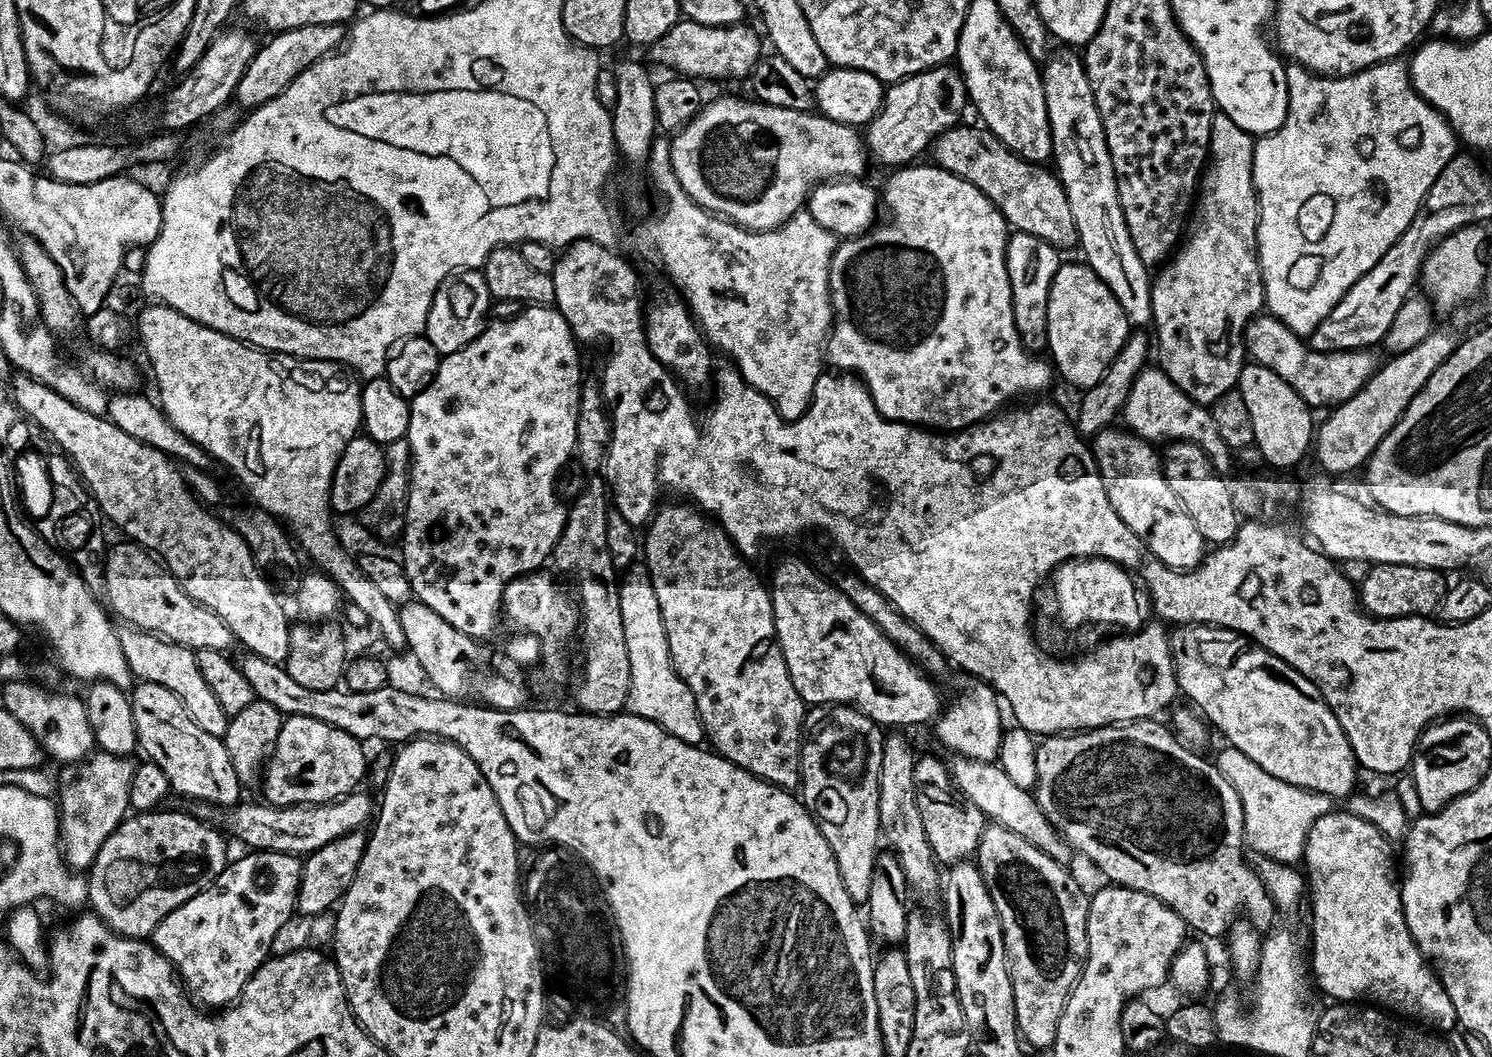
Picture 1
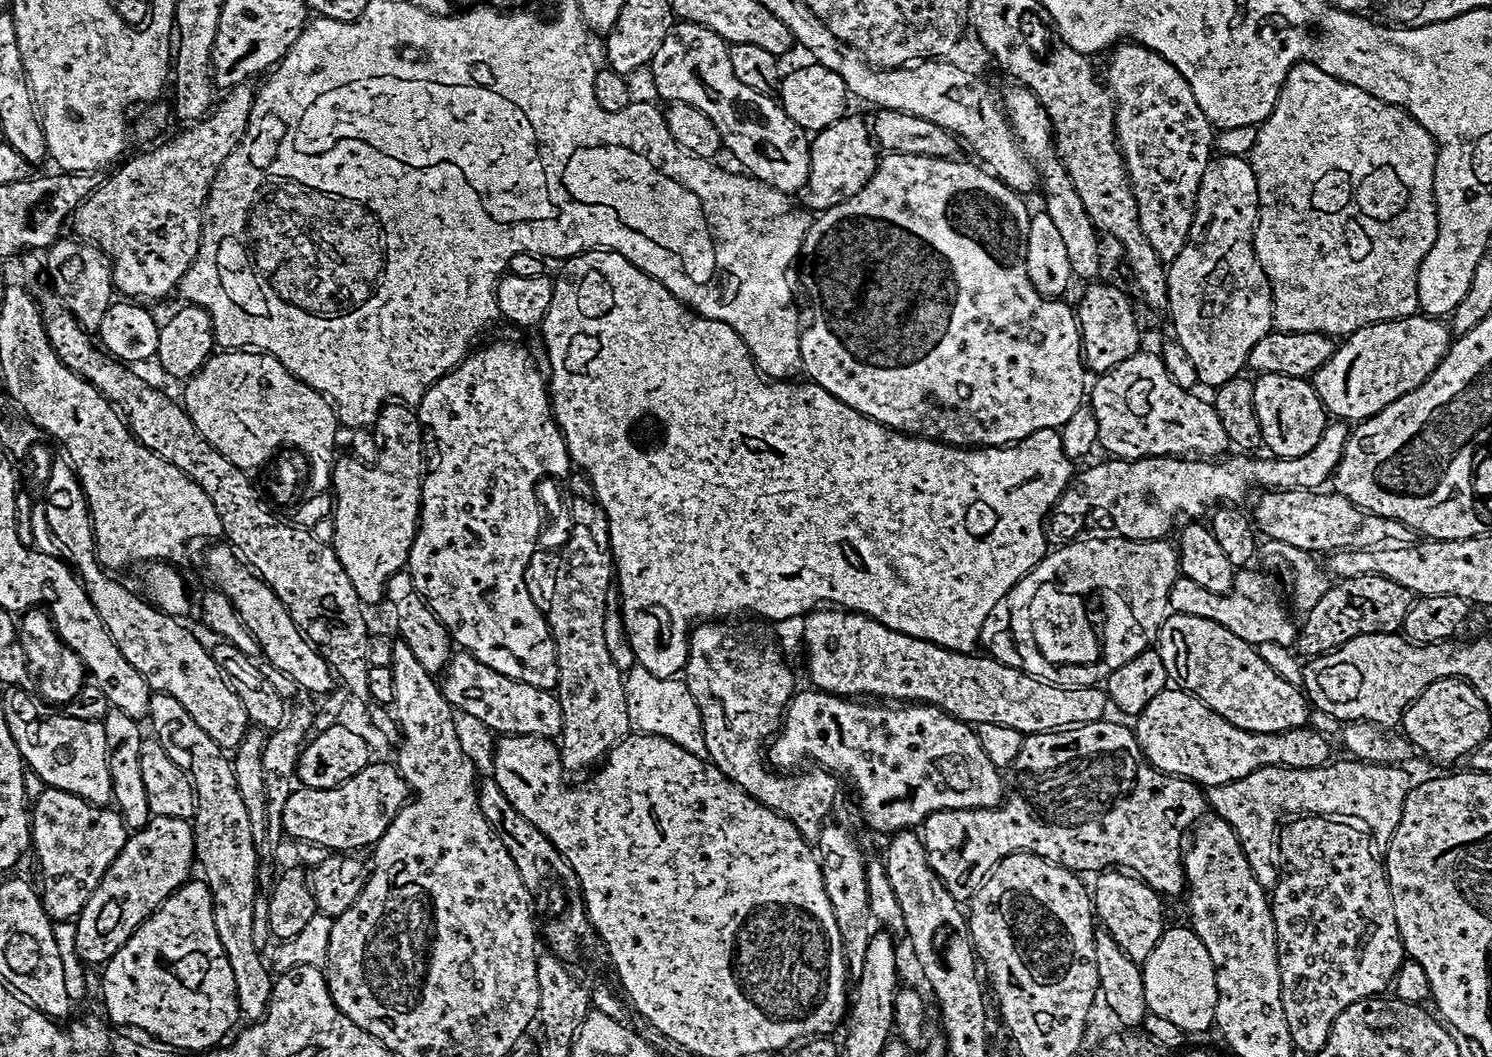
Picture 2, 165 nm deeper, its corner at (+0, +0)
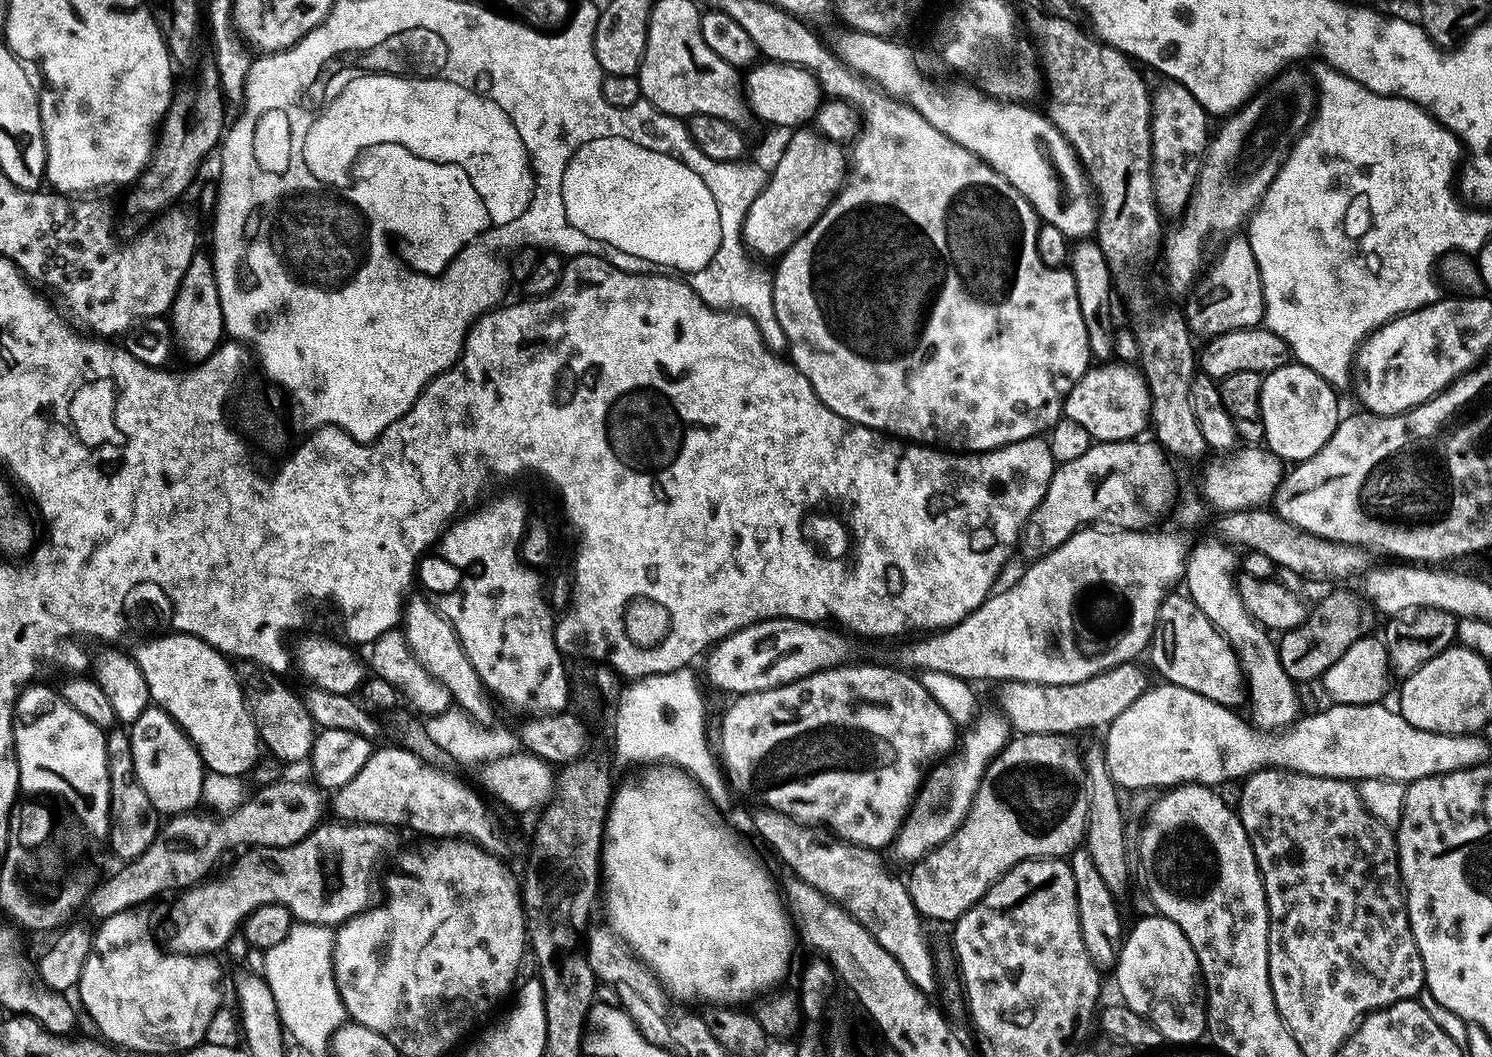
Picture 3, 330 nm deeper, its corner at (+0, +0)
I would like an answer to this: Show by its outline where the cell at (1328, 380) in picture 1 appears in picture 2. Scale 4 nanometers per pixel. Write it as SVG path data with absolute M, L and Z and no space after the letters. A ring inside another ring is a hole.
M1423 314L1384 318L1351 333L1314 373L1310 383L1329 417L1344 422L1369 420L1390 402L1422 386L1448 353L1449 343L1450 328L1443 319Z

